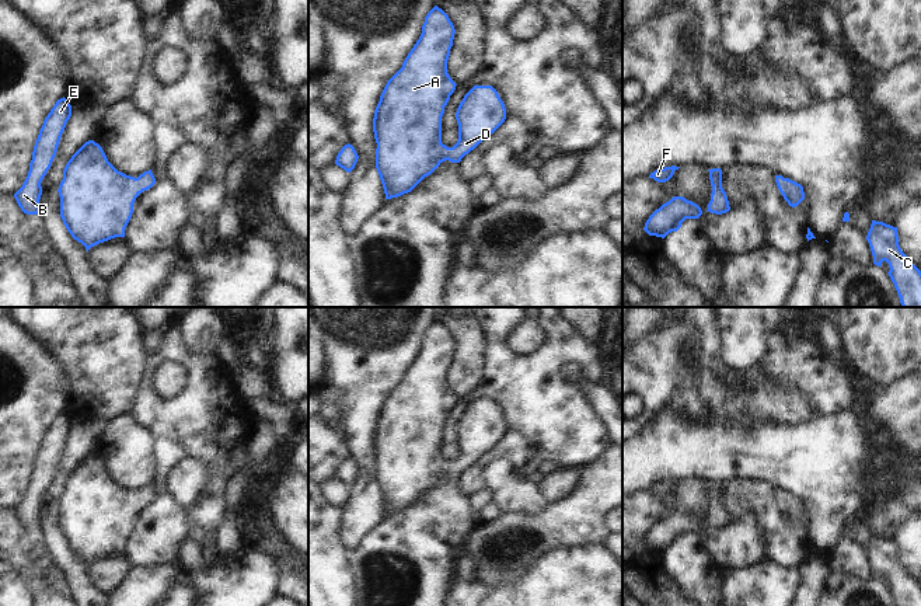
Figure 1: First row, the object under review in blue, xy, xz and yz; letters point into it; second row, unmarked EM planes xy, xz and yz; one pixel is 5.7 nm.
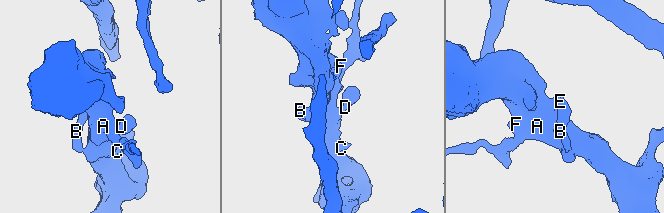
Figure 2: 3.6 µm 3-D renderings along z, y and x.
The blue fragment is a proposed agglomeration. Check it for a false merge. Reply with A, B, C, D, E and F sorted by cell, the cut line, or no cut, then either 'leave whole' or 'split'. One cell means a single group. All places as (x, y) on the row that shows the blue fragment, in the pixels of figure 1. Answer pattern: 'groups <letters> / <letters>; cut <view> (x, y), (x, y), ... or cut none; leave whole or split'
groups A B C D E F; cut none; leave whole

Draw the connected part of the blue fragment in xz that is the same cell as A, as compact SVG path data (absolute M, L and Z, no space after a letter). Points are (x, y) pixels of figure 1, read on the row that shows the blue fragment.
M435 6L425 17L422 34L402 67L387 81L380 95L373 118L373 132L377 143L376 168L386 199L411 192L446 160L460 163L506 119L506 108L498 91L492 86L474 86L464 95L456 112L457 143L453 147L442 143L442 116L457 86L447 73L454 34L456 29L449 15Z

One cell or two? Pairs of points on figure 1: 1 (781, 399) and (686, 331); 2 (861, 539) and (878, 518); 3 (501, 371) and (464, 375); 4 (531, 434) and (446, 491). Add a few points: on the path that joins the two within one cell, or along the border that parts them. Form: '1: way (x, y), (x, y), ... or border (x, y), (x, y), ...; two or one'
1: way (752, 399), (731, 399), (693, 361); one
2: border (861, 516), (872, 533); two
3: border (482, 338), (484, 369), (481, 380), (461, 397); two
4: border (459, 477), (459, 491), (467, 498); two

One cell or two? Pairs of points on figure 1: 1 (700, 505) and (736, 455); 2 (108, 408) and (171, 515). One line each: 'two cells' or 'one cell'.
1: two cells
2: two cells

